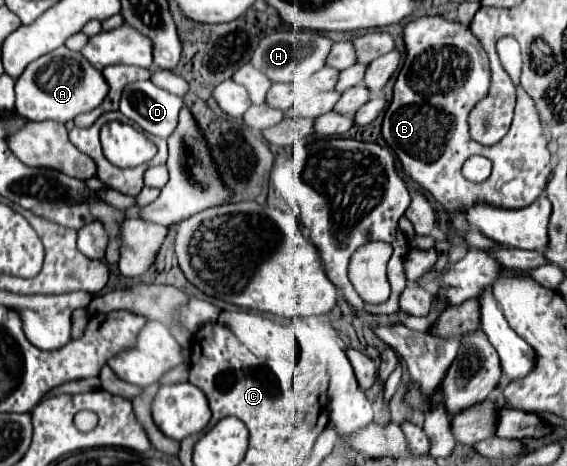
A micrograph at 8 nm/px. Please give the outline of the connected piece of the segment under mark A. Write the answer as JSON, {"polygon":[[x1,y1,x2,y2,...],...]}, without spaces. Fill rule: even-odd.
{"polygon":[[60,47,44,57,32,61,16,79,16,111,30,121,58,121,68,123,80,113,96,109,108,95,108,83,98,69,94,69,82,53]]}

